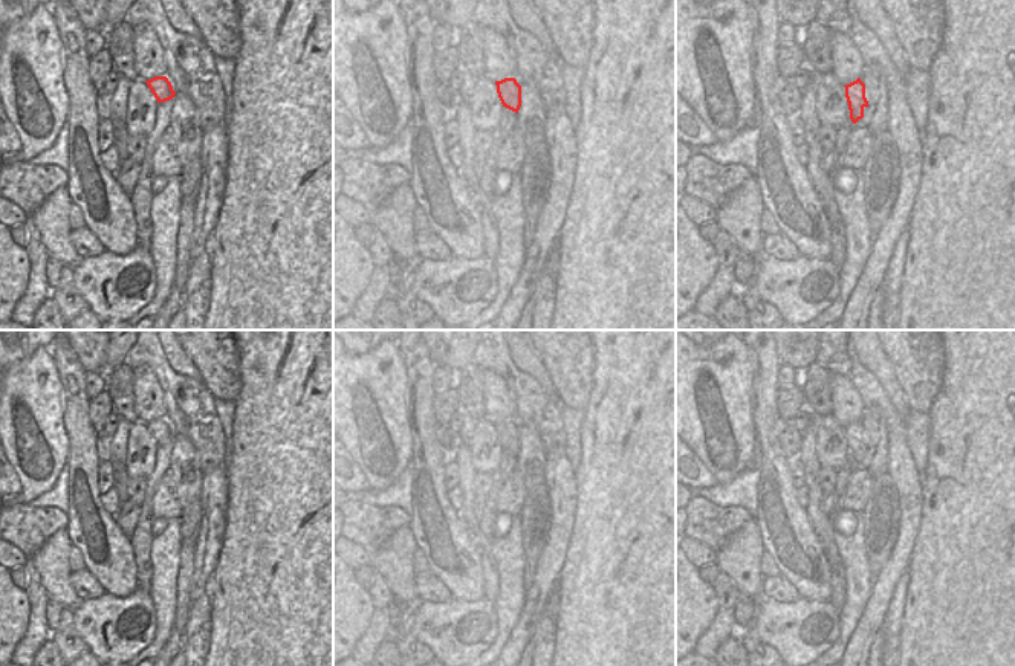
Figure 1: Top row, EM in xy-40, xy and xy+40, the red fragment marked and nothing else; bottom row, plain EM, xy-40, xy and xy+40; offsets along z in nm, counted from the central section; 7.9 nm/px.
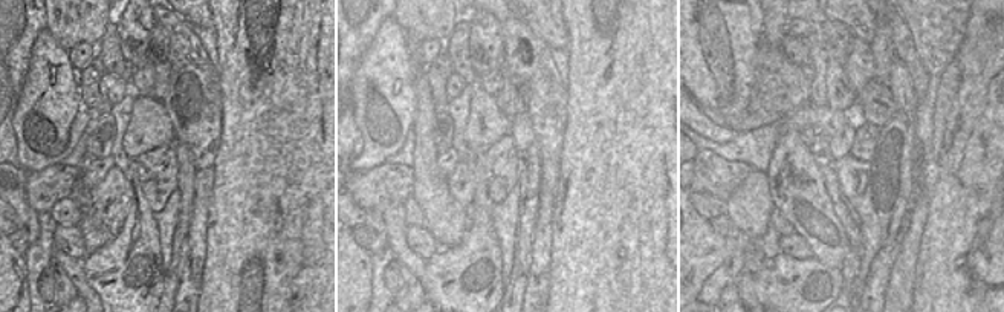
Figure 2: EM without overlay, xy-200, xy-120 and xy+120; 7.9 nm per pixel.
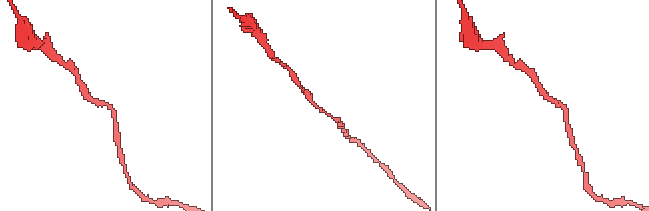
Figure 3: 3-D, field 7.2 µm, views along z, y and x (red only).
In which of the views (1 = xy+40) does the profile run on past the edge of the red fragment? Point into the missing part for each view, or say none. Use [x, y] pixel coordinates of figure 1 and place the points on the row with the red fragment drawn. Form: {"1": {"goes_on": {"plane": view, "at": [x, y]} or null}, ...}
{"1": {"goes_on": null}}

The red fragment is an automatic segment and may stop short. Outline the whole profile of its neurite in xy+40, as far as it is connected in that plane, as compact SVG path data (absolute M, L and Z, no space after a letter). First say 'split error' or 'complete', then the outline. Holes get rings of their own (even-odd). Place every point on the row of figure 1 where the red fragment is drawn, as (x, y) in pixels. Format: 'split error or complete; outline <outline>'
complete; outline M858 78L844 87L850 110L850 119L853 124L856 124L864 118L864 108L868 107L868 101L865 98L865 84L861 81L861 78Z

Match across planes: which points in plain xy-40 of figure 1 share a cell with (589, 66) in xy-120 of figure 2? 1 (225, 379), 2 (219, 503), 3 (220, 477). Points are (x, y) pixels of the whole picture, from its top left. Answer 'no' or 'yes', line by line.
1: no
2: no
3: no

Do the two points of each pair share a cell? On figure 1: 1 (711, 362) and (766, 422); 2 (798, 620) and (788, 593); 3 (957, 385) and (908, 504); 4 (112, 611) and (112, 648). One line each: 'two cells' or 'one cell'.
1: two cells
2: two cells
3: two cells
4: one cell

